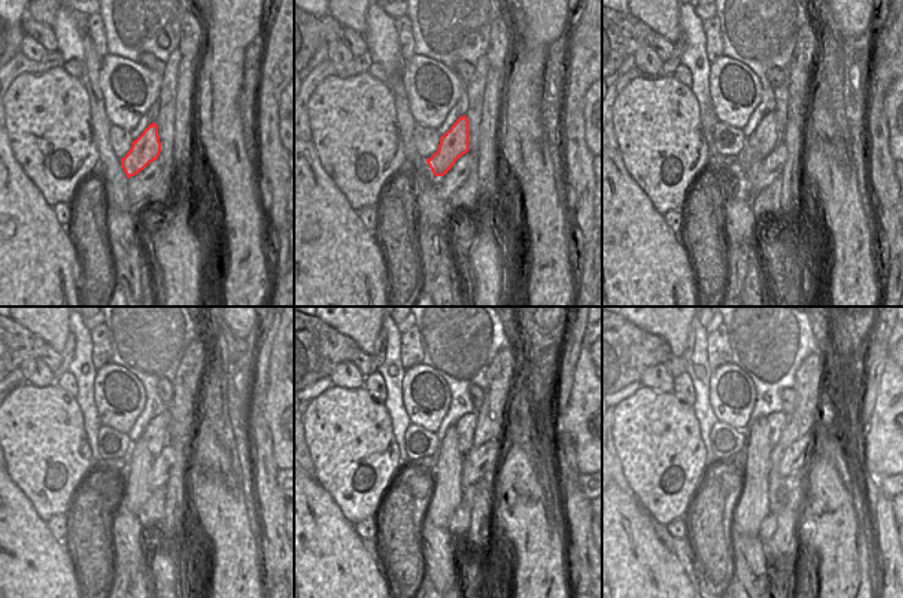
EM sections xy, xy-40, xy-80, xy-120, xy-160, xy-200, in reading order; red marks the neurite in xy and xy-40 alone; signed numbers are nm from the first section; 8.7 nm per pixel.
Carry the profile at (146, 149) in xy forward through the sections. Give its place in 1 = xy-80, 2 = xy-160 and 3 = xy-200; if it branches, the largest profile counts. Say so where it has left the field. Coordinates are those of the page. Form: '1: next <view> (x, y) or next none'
1: next xy-80 (763, 139)
2: next xy-160 (465, 426)
3: next xy-200 (775, 421)

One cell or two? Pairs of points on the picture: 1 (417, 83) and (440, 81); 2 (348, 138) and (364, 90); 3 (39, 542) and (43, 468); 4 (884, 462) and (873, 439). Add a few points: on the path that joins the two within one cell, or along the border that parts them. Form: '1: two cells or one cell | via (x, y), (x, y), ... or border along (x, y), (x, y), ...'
1: one cell | via (422, 83), (435, 83)
2: one cell | via (353, 125), (353, 118), (362, 102)
3: two cells | border along (22, 491), (44, 521)
4: one cell | via (884, 457), (884, 450), (878, 444)

